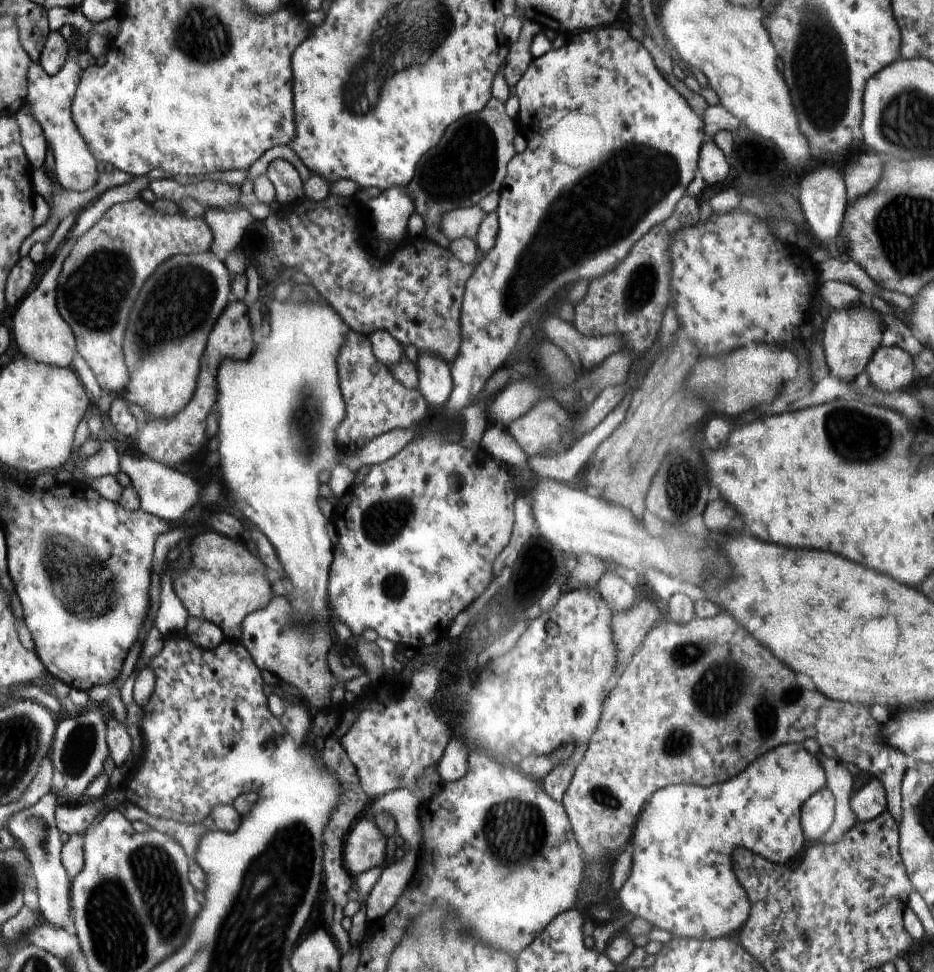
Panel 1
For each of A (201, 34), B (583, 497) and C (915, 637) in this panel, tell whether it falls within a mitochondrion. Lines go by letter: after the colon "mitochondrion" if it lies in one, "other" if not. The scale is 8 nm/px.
A: mitochondrion
B: other
C: other

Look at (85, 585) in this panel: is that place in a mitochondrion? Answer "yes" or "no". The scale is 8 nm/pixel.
yes

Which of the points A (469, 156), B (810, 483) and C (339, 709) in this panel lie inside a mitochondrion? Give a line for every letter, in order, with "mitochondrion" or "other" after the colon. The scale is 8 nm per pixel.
A: mitochondrion
B: other
C: other

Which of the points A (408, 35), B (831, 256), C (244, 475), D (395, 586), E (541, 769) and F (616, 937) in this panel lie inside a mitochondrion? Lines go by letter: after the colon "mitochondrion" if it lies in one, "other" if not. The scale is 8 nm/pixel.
A: mitochondrion
B: other
C: other
D: mitochondrion
E: other
F: other

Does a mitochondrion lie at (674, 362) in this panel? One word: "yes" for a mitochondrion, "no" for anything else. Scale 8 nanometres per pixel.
no

